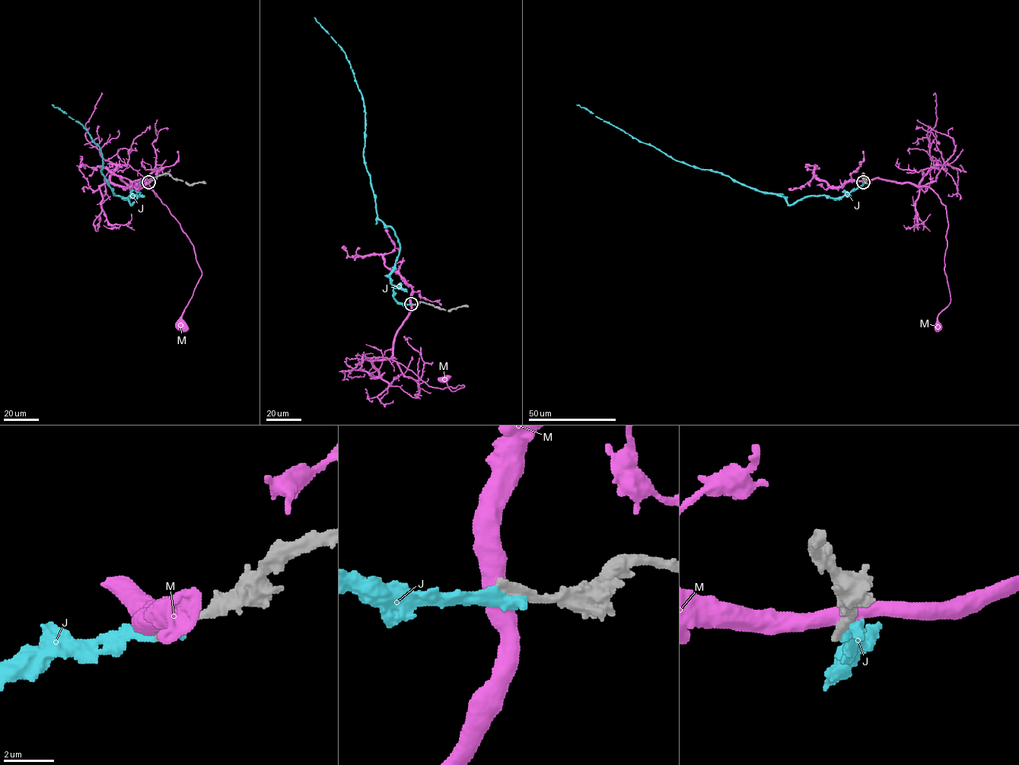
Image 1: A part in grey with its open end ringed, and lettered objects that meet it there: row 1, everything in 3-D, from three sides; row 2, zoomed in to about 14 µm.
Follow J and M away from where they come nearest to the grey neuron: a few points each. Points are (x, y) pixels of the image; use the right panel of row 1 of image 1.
J: (863, 181), (842, 196), (806, 196), (789, 205), (782, 196), (676, 160), (577, 104)
M: (863, 181), (881, 178), (928, 186), (945, 206), (948, 223), (944, 269), (950, 302), (937, 317), (937, 327)

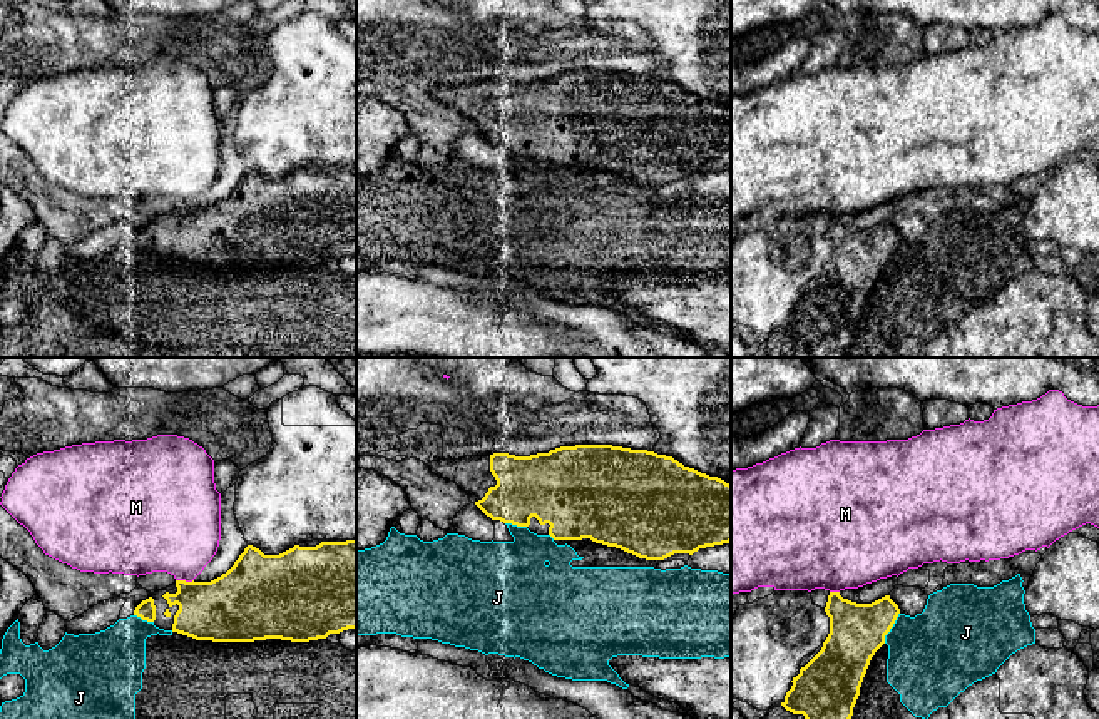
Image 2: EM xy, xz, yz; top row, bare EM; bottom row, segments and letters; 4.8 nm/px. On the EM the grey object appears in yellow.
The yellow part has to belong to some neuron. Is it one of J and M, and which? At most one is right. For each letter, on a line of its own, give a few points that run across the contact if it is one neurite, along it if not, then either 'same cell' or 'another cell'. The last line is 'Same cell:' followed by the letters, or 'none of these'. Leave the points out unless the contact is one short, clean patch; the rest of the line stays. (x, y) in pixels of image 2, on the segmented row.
J: another cell
M: another cell
Same cell: none of these

